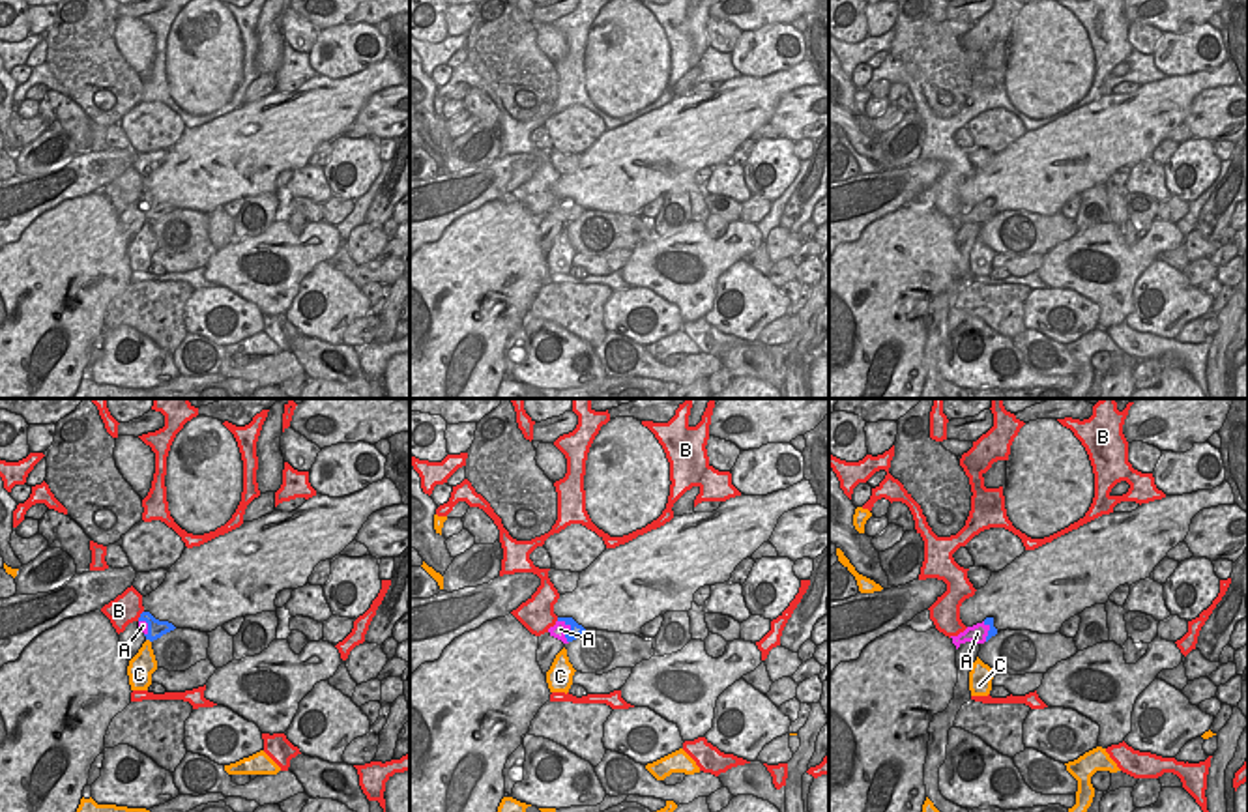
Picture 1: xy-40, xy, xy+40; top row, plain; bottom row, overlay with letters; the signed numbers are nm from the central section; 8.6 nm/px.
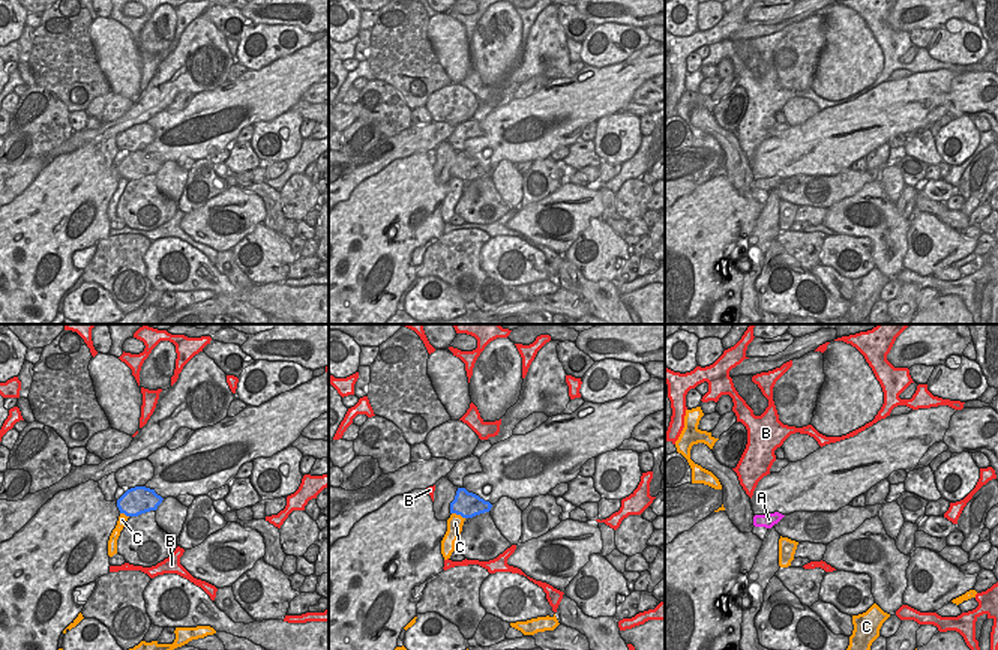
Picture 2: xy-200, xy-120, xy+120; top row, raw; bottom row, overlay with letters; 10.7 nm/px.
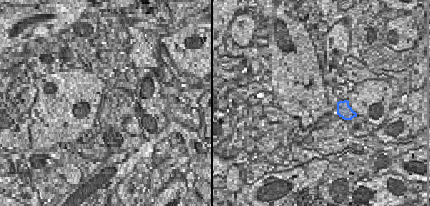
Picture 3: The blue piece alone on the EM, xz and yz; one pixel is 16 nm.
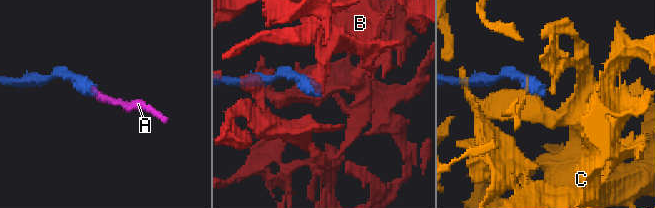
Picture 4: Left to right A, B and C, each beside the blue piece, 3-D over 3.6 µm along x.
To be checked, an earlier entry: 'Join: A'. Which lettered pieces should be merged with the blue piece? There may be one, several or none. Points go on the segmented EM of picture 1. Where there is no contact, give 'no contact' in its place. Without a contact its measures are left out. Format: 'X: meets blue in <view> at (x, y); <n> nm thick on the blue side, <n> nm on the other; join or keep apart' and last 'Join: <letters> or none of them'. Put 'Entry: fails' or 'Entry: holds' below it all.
A: meets blue in xy at (571, 629); 100 nm thick on the blue side, 140 nm on the other; join
B: meets blue in xy-40 at (141, 616); 160 nm thick on the blue side, 260 nm on the other; keep apart
C: meets blue in xy-40 at (148, 638); 160 nm thick on the blue side, 220 nm on the other; keep apart
Join: A
Entry: holds

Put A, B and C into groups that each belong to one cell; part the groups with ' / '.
A / B / C

